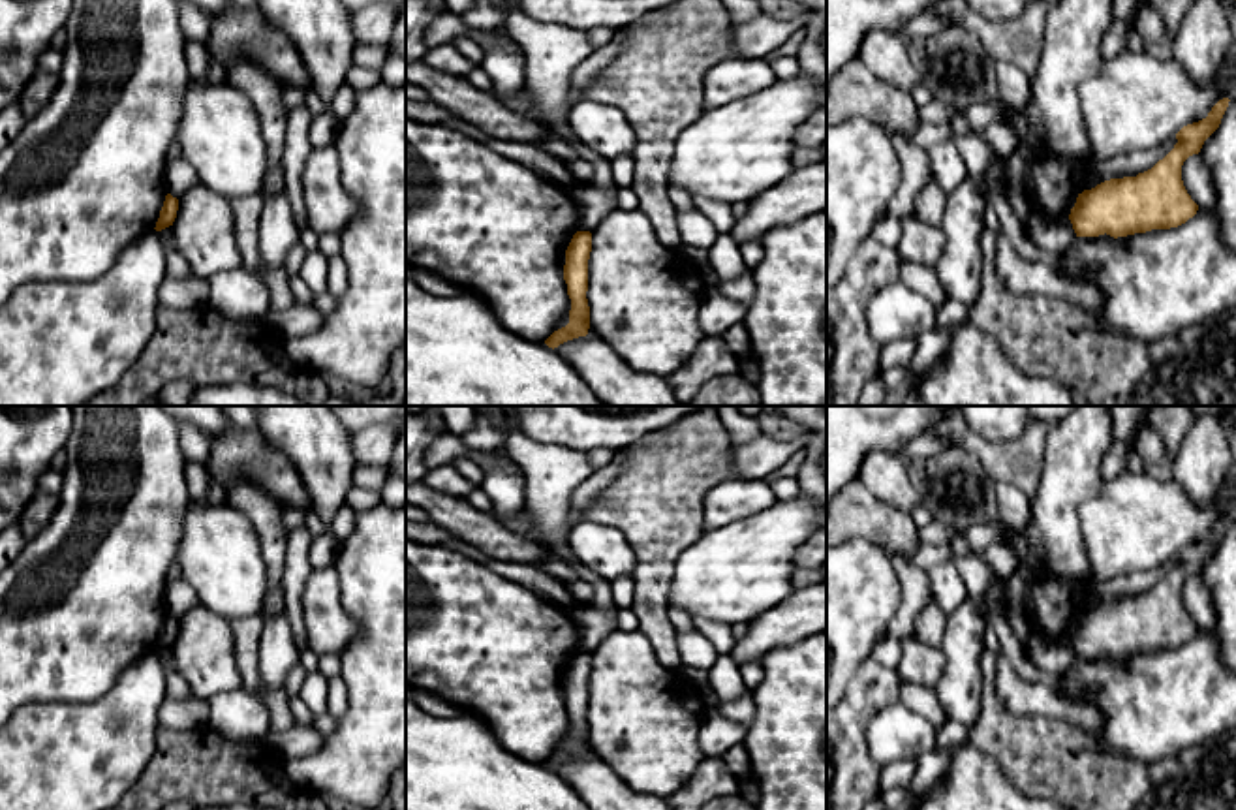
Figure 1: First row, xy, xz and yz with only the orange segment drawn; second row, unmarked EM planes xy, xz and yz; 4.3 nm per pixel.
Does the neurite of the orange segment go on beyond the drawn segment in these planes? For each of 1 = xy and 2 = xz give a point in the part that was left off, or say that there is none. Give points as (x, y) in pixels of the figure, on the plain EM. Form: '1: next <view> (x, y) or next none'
1: next none
2: next none

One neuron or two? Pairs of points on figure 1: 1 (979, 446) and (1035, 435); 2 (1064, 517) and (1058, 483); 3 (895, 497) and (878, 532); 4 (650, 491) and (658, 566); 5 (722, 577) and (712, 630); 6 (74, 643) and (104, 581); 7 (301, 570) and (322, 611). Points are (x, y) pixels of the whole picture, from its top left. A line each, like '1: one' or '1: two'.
1: one
2: one
3: two
4: one
5: two
6: one
7: two

